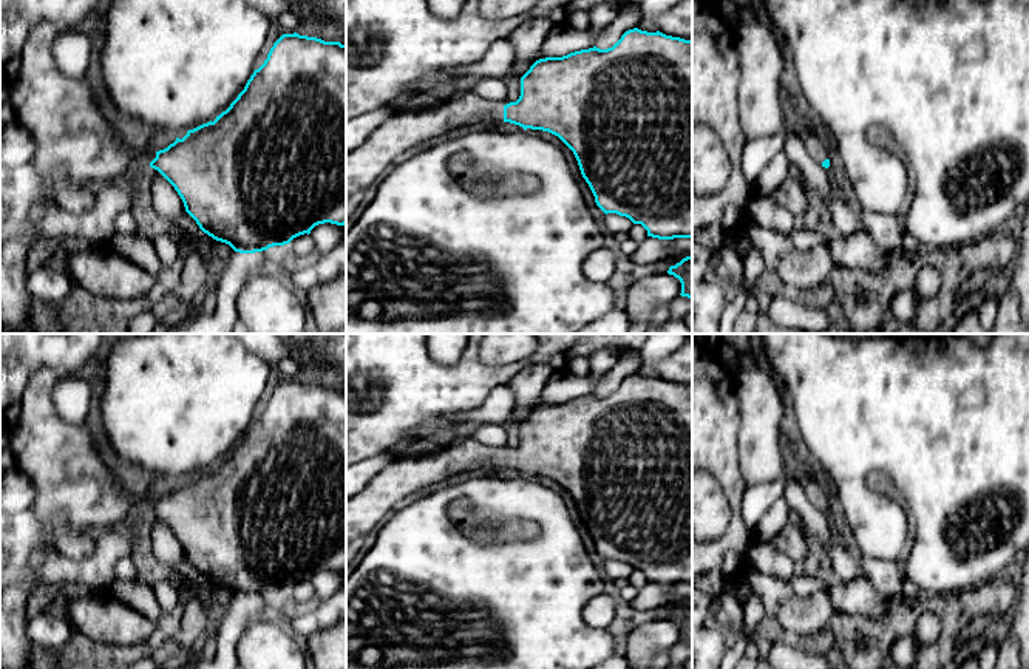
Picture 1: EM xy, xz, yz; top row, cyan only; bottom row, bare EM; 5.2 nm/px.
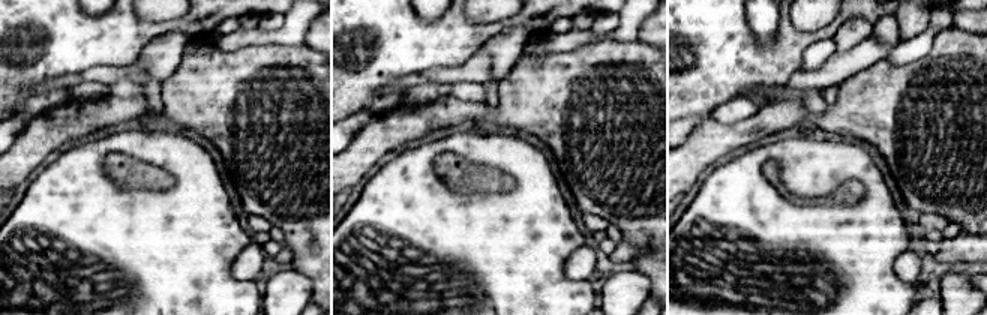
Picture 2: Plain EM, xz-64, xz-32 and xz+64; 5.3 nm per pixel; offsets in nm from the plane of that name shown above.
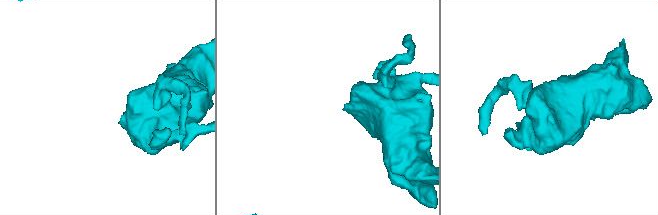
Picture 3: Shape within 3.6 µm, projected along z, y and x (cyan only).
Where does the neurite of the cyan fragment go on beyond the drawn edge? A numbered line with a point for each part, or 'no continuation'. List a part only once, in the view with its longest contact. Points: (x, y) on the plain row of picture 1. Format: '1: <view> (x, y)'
1: xz (400, 478)

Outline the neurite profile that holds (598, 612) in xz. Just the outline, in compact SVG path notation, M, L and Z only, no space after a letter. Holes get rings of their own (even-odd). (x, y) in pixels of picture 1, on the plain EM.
M607 590L590 599L582 610L586 624L593 629L612 629L616 603L618 596L613 590Z

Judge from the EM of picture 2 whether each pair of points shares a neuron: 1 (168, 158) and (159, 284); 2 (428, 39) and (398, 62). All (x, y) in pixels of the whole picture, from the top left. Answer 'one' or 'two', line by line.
1: one
2: one

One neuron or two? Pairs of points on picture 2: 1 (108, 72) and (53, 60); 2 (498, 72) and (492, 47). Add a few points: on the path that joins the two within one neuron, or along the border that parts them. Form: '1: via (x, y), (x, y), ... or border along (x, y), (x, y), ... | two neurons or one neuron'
1: border along (126, 65), (93, 66), (77, 75) | two neurons
2: via (498, 66), (498, 53) | one neuron

